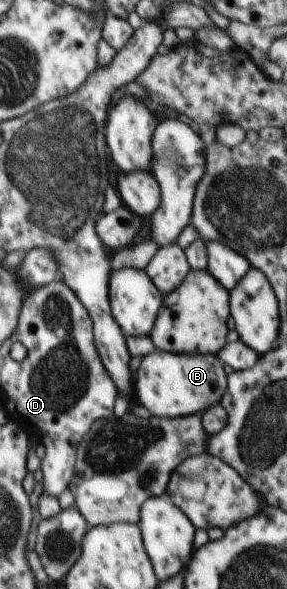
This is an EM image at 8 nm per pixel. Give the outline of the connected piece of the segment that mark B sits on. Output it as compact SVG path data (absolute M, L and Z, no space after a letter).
M155 349L143 357L135 378L137 400L155 416L187 417L217 404L226 391L227 375L218 355L190 355Z

